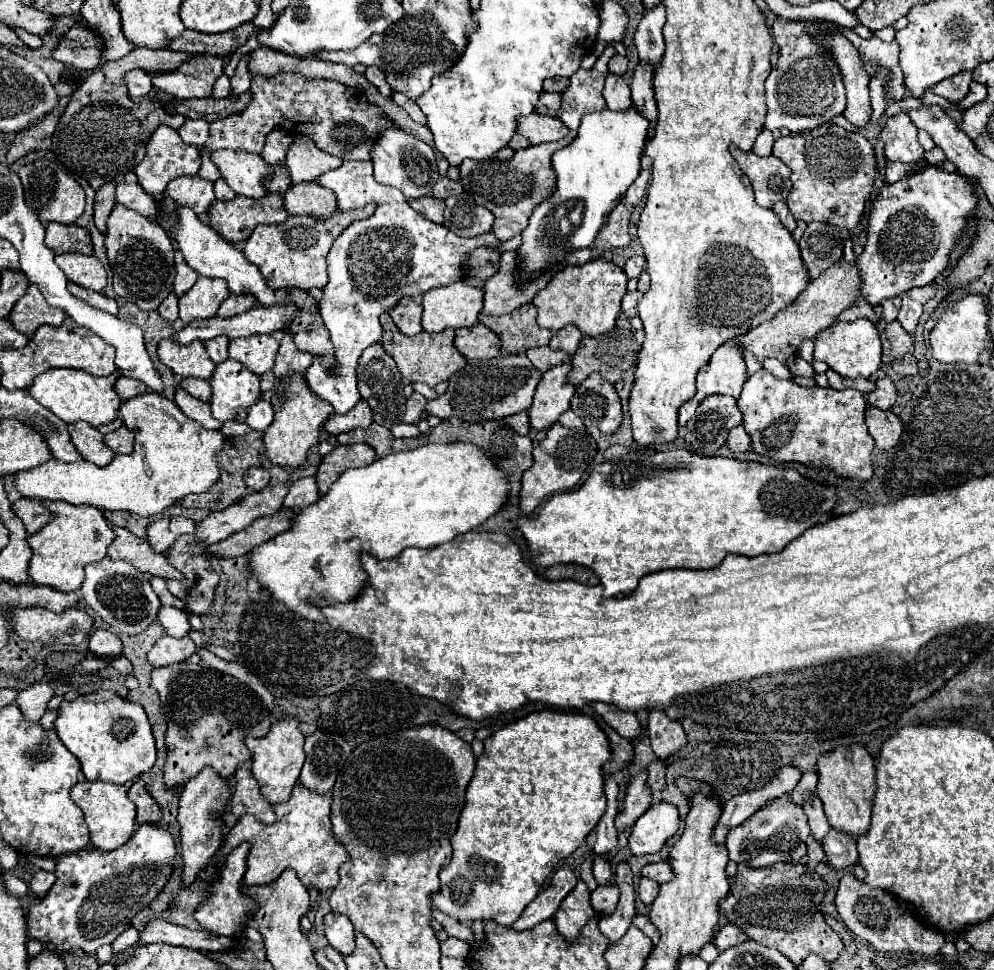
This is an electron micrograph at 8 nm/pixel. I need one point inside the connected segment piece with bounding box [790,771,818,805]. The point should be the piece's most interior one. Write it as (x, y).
(807, 784)

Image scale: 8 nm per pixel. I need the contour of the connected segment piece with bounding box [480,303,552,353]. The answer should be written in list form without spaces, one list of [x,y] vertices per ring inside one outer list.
[[[532,303],[514,309],[510,315],[486,315],[480,313],[480,323],[500,335],[502,353],[524,353],[532,347],[548,345],[552,333],[538,327],[536,307]]]

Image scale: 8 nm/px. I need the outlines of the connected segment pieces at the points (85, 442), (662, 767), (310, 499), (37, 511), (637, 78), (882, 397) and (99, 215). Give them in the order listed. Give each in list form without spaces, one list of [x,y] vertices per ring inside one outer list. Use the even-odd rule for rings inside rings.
[[[86,421],[72,423],[72,425],[68,425],[68,431],[72,435],[72,443],[84,455],[86,461],[92,461],[98,467],[104,467],[114,459],[114,451],[110,451],[110,447],[106,447],[104,435],[98,429],[94,429],[90,423],[86,423]]]
[[[656,759],[656,761],[652,761],[648,765],[648,785],[654,791],[654,795],[658,795],[664,789],[664,785],[666,785],[664,773],[666,773],[666,761]]]
[[[300,477],[290,483],[288,495],[284,497],[284,507],[306,507],[320,499],[316,477]]]
[[[18,499],[12,505],[14,513],[24,521],[24,527],[28,533],[36,533],[40,531],[50,519],[54,519],[54,515],[42,505],[42,499]]]
[[[638,63],[630,89],[632,89],[632,101],[634,107],[638,107],[648,119],[650,119],[650,135],[654,133],[654,121],[656,121],[656,99],[654,99],[654,91],[652,91],[652,75],[654,69],[650,67],[650,63]]]
[[[890,377],[878,379],[876,389],[868,393],[868,401],[874,407],[892,407],[897,399],[897,389],[894,387],[894,381]]]
[[[110,181],[106,185],[102,185],[98,191],[96,191],[96,203],[94,203],[94,223],[96,227],[106,233],[106,221],[112,213],[112,209],[116,207],[116,181]]]

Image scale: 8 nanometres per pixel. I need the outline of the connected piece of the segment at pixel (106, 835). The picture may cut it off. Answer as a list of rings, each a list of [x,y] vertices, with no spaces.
[[[80,781],[72,787],[70,795],[72,795],[72,801],[84,811],[84,817],[90,829],[90,843],[96,849],[114,851],[116,847],[124,845],[136,831],[134,803],[130,803],[124,785],[114,785],[106,781]]]

